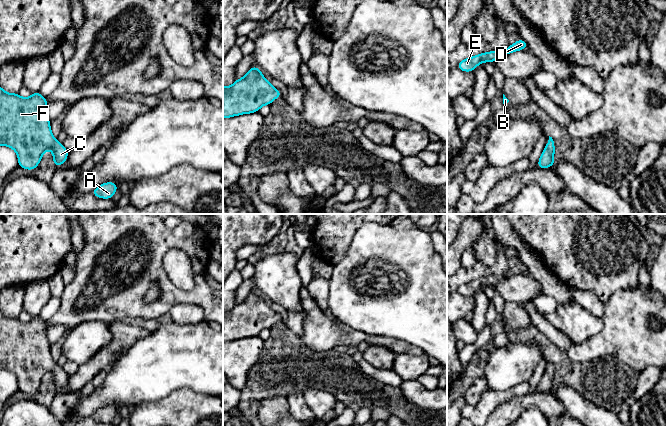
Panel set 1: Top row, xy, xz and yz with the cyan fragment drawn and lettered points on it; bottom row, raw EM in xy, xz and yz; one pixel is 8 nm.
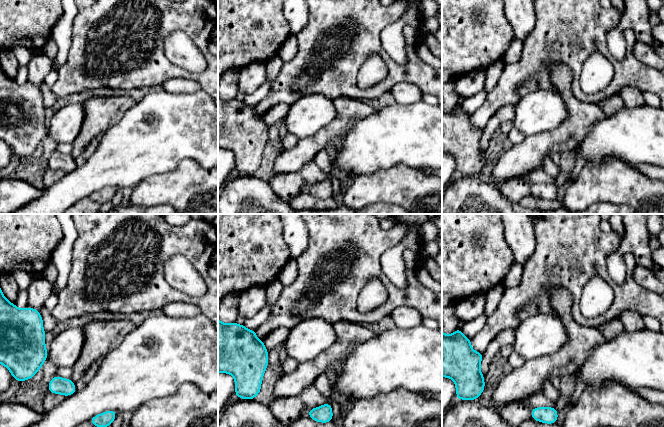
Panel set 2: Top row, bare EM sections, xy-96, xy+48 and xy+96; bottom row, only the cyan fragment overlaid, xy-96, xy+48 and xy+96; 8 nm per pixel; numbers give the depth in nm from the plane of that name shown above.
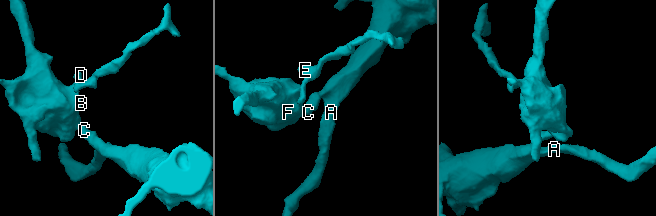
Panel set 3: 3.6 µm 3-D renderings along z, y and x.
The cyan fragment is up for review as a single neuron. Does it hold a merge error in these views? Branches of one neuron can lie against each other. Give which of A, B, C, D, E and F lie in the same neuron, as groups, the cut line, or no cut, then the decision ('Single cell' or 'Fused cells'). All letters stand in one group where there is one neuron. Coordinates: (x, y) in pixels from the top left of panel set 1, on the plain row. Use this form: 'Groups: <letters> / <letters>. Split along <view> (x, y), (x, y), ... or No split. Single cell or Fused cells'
Groups: A B C D E F. No split. Single cell

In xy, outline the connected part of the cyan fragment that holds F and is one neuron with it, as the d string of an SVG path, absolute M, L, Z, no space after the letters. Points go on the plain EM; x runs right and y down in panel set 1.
M0 310L0 370L8 370L16 376L20 392L35 394L49 372L56 391L67 385L69 376L52 358L47 330L46 321L39 315L32 317L28 322L23 322L18 317L5 316Z

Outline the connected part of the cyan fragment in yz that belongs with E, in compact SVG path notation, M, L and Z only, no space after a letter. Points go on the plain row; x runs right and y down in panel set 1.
M521 262L506 273L480 277L475 280L471 280L470 282L465 282L461 284L456 291L463 296L473 296L473 294L483 286L495 287L495 285L502 280L509 279L516 275L521 275L526 272L528 272L528 268Z

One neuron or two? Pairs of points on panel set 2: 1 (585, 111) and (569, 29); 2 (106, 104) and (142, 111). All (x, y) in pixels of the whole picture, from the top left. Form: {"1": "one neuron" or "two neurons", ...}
{"1": "two neurons", "2": "two neurons"}

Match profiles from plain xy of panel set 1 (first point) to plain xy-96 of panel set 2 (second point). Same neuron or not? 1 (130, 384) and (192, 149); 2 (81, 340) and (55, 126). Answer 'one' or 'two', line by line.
1: one
2: one

